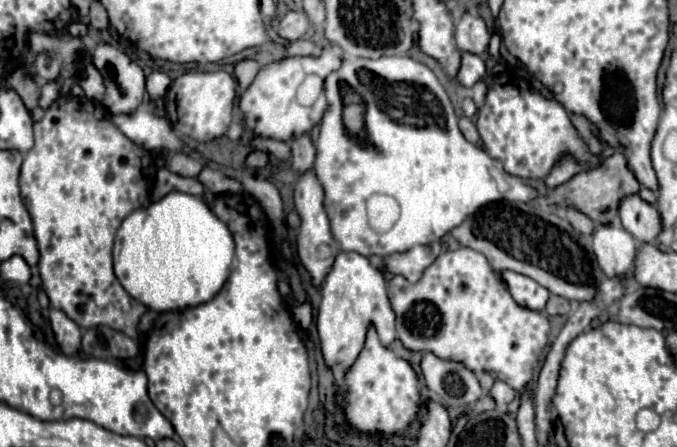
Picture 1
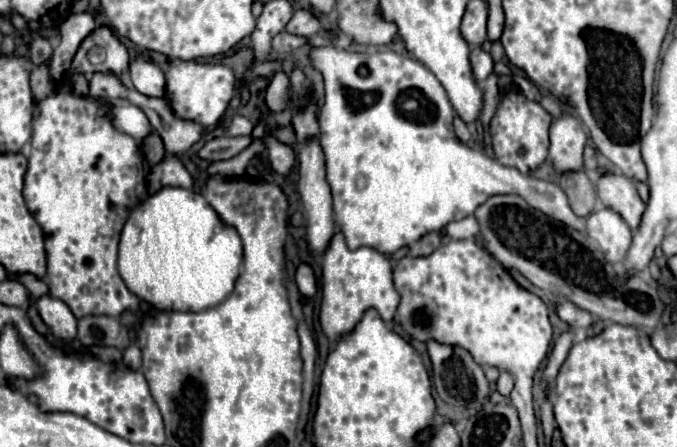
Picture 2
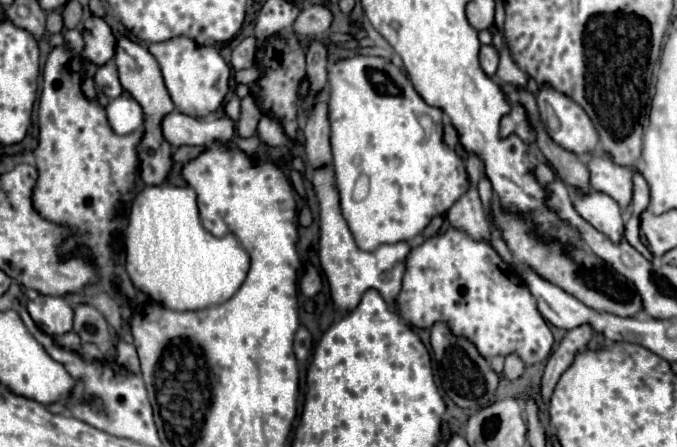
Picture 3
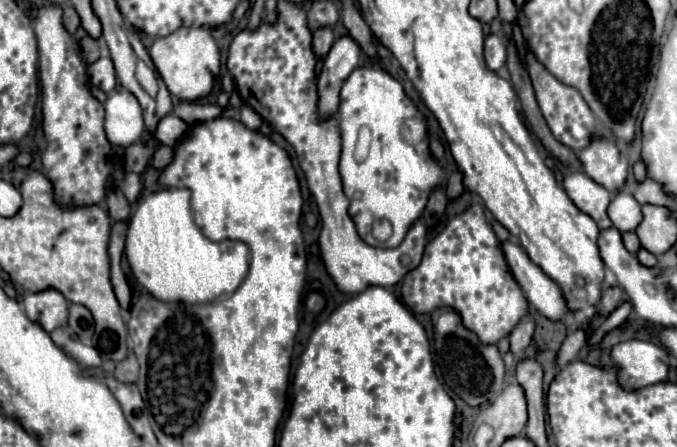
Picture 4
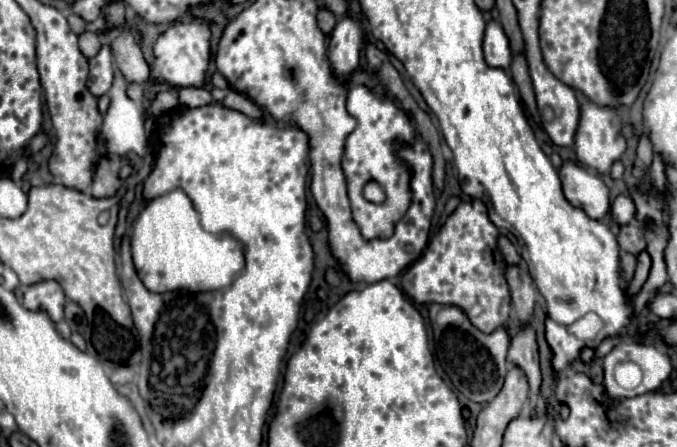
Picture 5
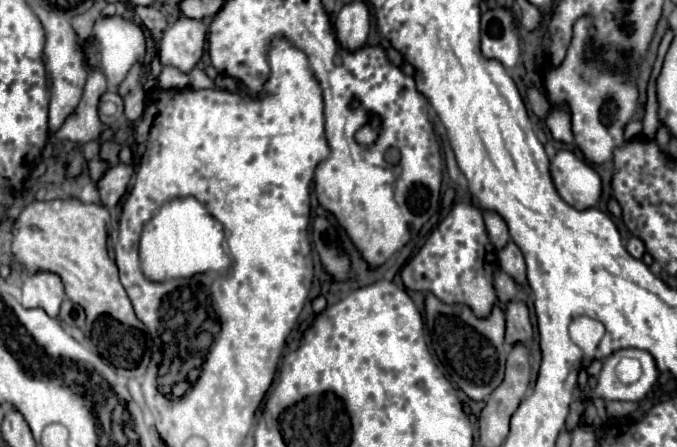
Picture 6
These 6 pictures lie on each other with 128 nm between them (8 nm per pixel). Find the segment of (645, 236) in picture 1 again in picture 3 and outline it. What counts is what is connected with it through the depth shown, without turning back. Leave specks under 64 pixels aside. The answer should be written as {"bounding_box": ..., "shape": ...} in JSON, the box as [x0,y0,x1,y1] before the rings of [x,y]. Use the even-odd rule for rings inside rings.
{"bounding_box":[588,150,632,210],"shape":[[[604,150],[590,154],[588,170],[590,186],[594,190],[606,192],[620,204],[620,208],[626,210],[632,198],[632,170],[628,166],[618,166]]]}

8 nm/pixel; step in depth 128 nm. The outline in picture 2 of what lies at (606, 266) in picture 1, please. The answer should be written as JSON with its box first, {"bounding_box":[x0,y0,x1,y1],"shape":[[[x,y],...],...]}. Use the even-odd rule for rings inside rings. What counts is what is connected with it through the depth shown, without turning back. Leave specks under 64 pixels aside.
{"bounding_box":[586,208,632,264],"shape":[[[600,208],[586,216],[588,234],[602,246],[606,258],[612,264],[618,264],[626,258],[626,252],[632,244],[632,230],[624,224],[624,218],[612,208]]]}

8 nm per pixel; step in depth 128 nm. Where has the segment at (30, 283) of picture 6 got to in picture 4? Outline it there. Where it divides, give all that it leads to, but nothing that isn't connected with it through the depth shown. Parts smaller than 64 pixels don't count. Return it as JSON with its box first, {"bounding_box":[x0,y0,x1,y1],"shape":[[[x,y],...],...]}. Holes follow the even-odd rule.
{"bounding_box":[24,288,68,332],"shape":[[[54,288],[24,294],[24,308],[28,318],[34,322],[40,322],[46,332],[52,332],[54,328],[64,326],[68,318],[68,302]]]}

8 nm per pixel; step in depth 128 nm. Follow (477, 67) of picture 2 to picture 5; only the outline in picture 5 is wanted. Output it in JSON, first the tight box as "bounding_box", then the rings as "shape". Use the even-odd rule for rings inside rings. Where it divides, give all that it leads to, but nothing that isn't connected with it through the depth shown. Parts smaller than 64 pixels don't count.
{"bounding_box":[484,20,512,68],"shape":[[[490,20],[486,24],[486,32],[484,32],[484,58],[488,66],[494,68],[508,68],[512,62],[512,50],[510,50],[510,42],[500,26],[500,22]]]}

